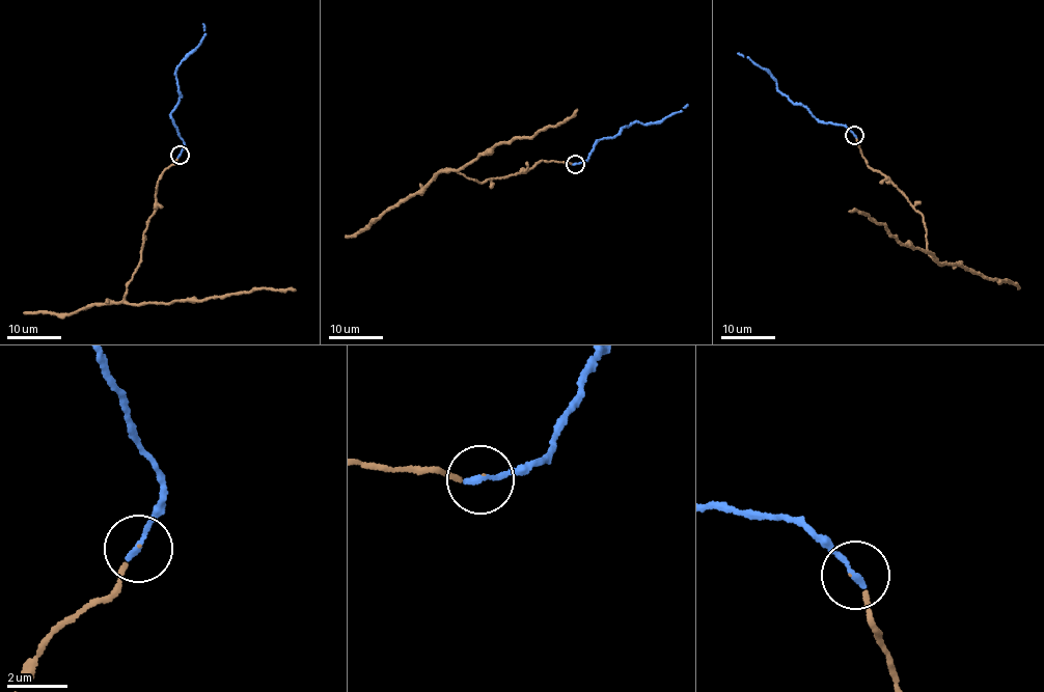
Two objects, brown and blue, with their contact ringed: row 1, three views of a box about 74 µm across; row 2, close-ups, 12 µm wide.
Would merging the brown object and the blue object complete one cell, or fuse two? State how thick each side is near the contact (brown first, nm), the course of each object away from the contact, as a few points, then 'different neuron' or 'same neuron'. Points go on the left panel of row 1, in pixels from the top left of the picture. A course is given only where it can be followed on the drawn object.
80 nm thick on the brown side, 200 nm on the other; brown runs (180, 155), (159, 178), (141, 260), (125, 300), (136, 304), (158, 303), (272, 287), (294, 288); blue runs (180, 156), (184, 143), (171, 117), (180, 94), (175, 76), (176, 67), (201, 42), (204, 33), (202, 23); same neuron

